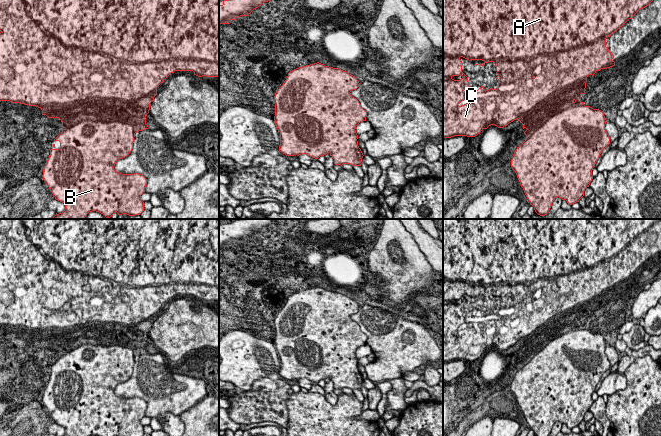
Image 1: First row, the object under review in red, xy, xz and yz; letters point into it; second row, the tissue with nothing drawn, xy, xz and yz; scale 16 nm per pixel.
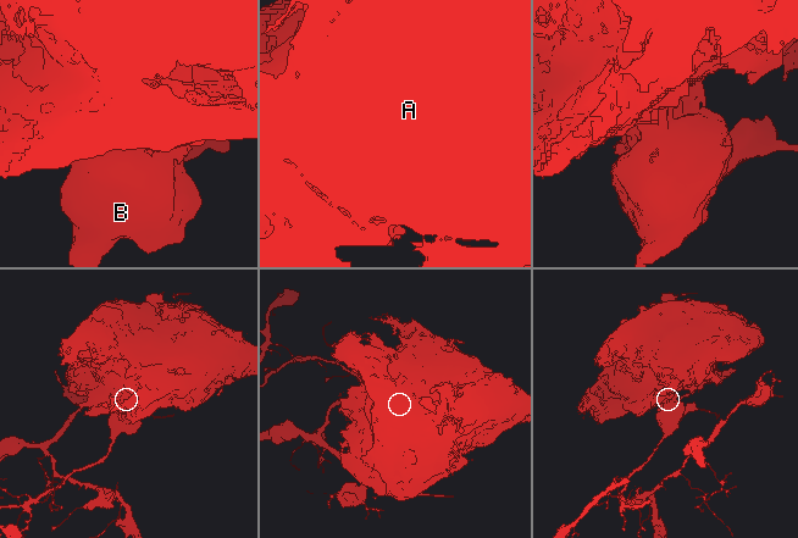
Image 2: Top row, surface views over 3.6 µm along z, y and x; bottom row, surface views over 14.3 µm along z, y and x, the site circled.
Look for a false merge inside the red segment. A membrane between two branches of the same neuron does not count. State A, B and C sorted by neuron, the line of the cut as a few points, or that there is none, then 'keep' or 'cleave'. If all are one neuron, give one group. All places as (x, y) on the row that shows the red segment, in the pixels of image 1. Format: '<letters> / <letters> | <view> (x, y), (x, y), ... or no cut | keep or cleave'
A B C | no cut | keep

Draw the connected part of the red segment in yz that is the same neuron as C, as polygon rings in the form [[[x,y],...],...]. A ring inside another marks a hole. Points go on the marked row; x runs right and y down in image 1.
[[[443,0],[443,138],[451,138],[454,136],[475,137],[480,134],[483,129],[487,129],[491,125],[495,125],[498,128],[503,128],[504,126],[507,126],[509,123],[518,119],[523,125],[523,129],[527,129],[524,132],[524,134],[526,135],[526,140],[515,150],[511,159],[511,167],[515,171],[521,187],[523,188],[524,193],[530,202],[530,205],[534,207],[535,212],[540,216],[547,215],[553,201],[557,197],[561,198],[562,200],[566,200],[570,205],[579,202],[579,200],[584,196],[585,189],[589,187],[590,182],[593,179],[592,170],[595,167],[600,154],[610,144],[610,137],[605,130],[605,124],[607,120],[604,116],[603,111],[599,109],[593,109],[590,106],[585,106],[584,102],[581,101],[581,95],[585,94],[587,77],[589,75],[594,76],[594,74],[601,69],[607,69],[615,66],[615,62],[612,60],[614,56],[606,46],[606,38],[610,37],[612,33],[617,32],[617,30],[622,27],[629,19],[632,19],[639,10],[647,7],[652,1],[653,0]],[[461,57],[469,61],[482,60],[483,63],[481,64],[481,66],[484,66],[488,62],[493,62],[496,66],[496,74],[498,75],[496,77],[496,79],[498,80],[498,88],[490,88],[488,90],[485,90],[484,87],[481,86],[476,92],[473,92],[472,87],[469,86],[468,77],[462,72],[463,63],[460,60]]]

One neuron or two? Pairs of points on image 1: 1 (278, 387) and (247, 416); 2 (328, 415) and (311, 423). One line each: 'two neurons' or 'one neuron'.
1: one neuron
2: one neuron

